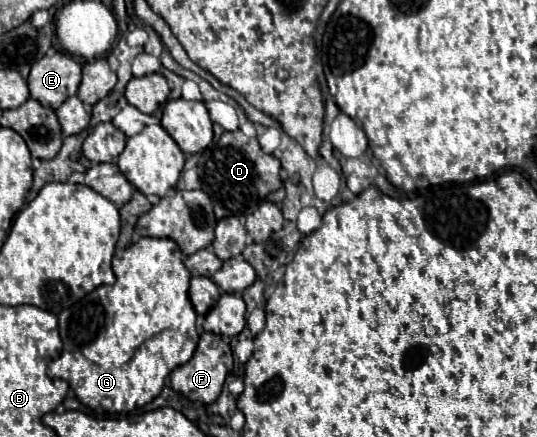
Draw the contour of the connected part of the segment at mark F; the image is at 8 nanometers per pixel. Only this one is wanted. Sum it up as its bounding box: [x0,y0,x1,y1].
[170,333,233,403]

